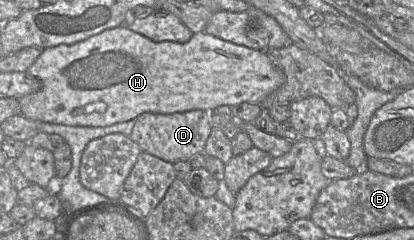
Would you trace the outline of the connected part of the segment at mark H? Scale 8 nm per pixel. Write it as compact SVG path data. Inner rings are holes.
M119 26L107 29L97 35L91 36L86 40L72 45L58 45L56 47L46 48L41 55L27 70L28 74L41 81L42 87L39 91L22 96L18 99L20 105L20 114L25 118L36 122L58 123L70 126L82 127L105 127L116 123L136 119L142 113L171 114L186 112L191 110L213 111L219 106L235 106L244 102L259 104L261 101L279 89L284 83L284 74L273 65L272 61L265 52L248 48L246 46L236 45L222 40L204 31L194 33L191 39L186 43L177 43L171 41L154 42L145 36L132 31L126 26Z

